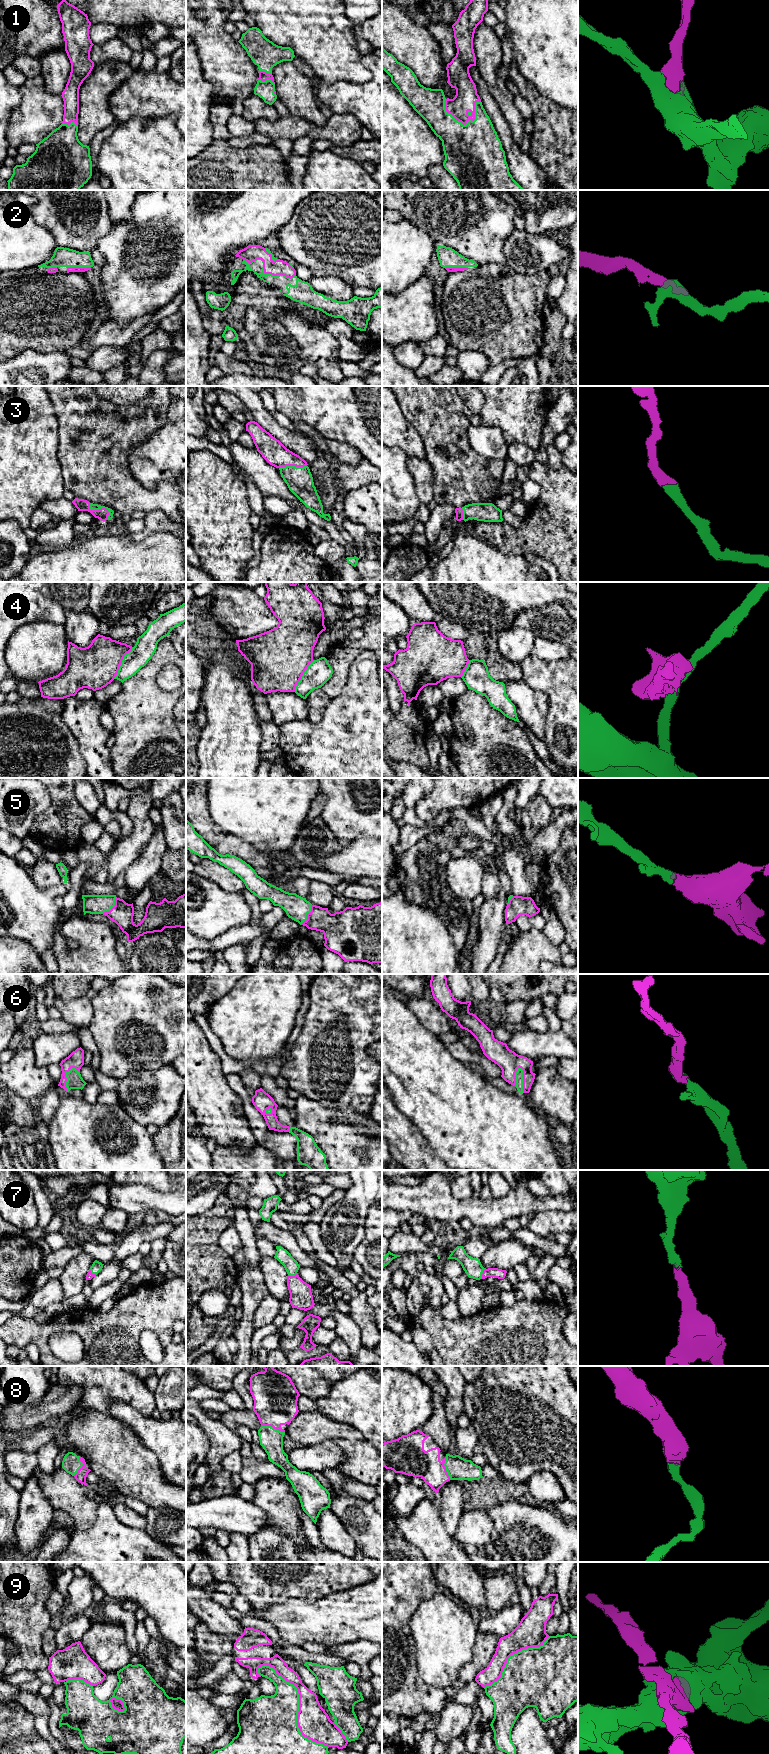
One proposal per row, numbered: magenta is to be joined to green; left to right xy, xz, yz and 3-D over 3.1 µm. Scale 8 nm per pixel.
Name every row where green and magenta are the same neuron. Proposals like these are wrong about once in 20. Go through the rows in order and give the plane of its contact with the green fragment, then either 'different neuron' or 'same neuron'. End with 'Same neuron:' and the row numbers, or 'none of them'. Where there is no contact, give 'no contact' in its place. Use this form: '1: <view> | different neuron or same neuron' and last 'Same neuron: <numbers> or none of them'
1: yz | same neuron
2: xz | same neuron
3: xy | same neuron
4: xy | different neuron
5: xz | same neuron
6: yz | same neuron
7: xz | same neuron
8: xz | same neuron
9: xz | different neuron
Same neuron: 1, 2, 3, 5, 6, 7, 8

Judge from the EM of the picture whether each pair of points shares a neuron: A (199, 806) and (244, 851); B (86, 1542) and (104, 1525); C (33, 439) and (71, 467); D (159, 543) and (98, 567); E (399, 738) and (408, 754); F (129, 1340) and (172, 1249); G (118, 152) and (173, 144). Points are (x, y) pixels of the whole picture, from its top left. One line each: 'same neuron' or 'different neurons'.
A: same neuron
B: same neuron
C: different neurons
D: same neuron
E: same neuron
F: different neurons
G: same neuron

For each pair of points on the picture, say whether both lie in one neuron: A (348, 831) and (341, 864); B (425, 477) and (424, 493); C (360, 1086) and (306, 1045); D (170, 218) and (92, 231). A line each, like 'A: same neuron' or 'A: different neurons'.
A: different neurons
B: same neuron
C: same neuron
D: different neurons

